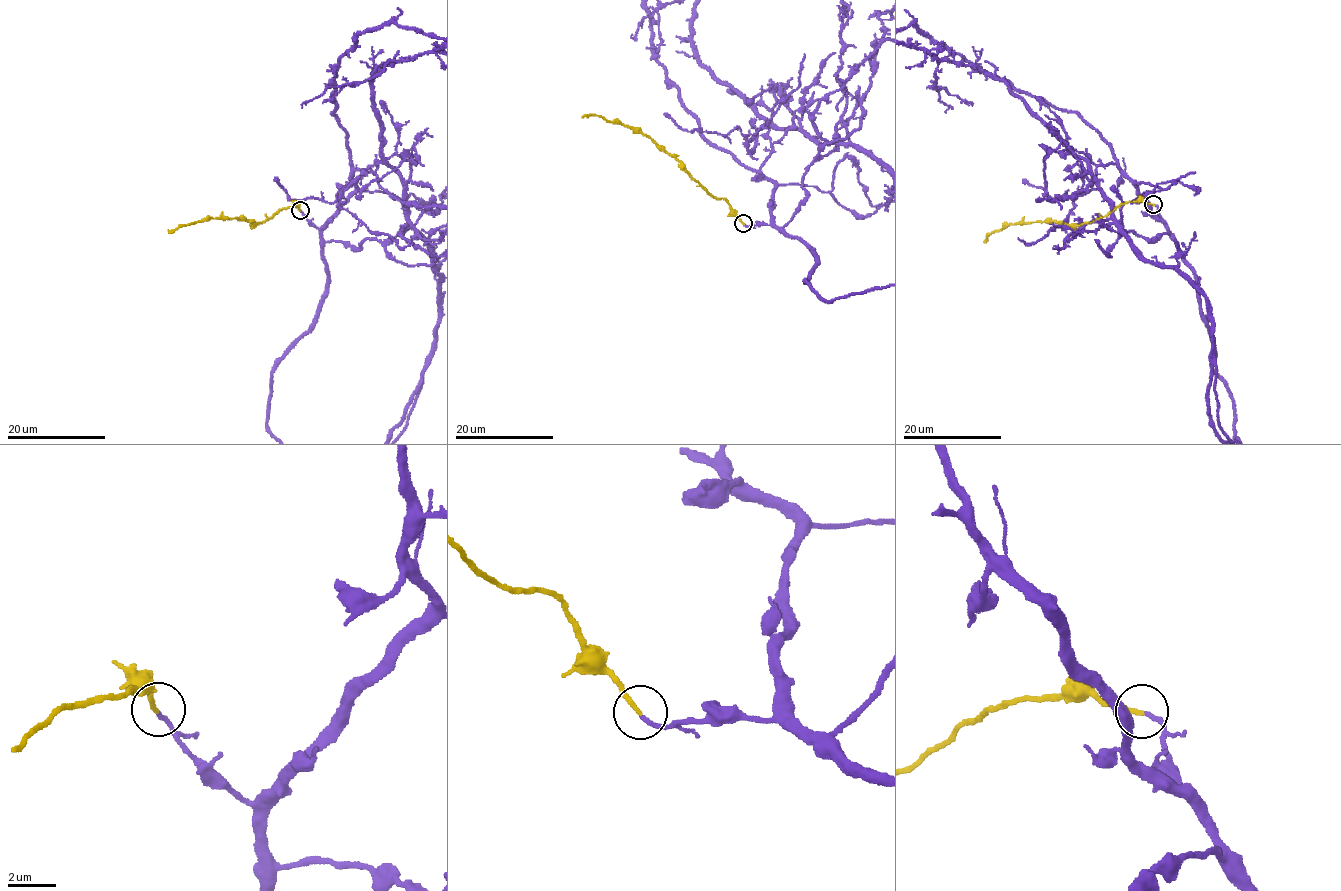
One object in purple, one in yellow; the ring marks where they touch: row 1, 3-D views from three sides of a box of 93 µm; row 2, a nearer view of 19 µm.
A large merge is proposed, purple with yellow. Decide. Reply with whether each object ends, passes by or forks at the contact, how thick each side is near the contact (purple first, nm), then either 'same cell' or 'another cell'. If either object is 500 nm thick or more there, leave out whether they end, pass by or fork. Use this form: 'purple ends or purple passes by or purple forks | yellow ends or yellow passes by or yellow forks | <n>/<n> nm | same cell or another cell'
purple ends | yellow ends | 170/180 nm | same cell

